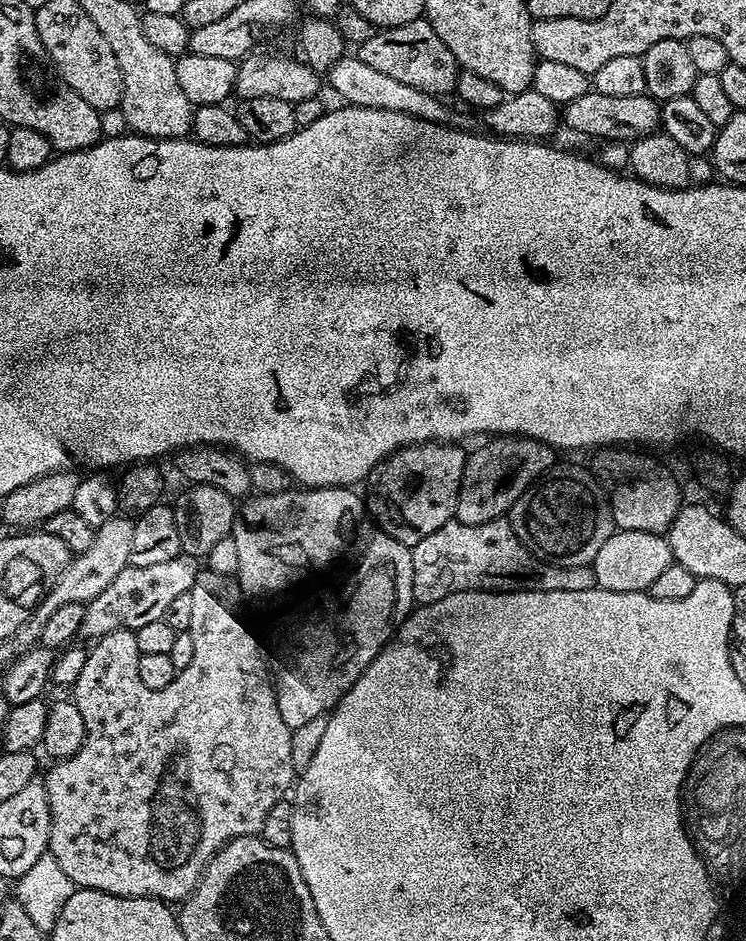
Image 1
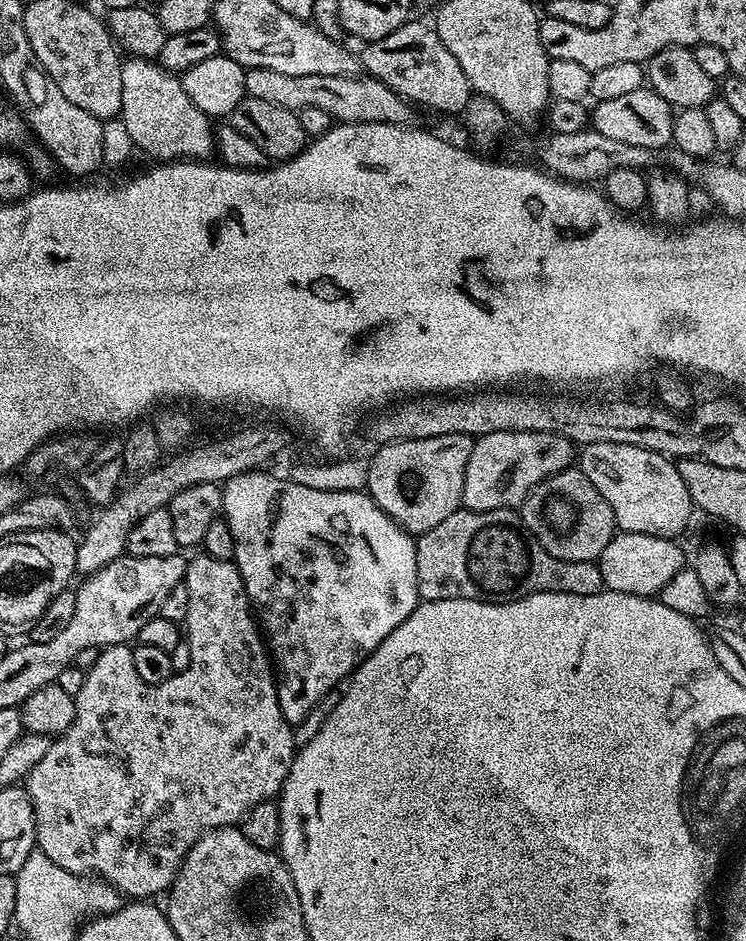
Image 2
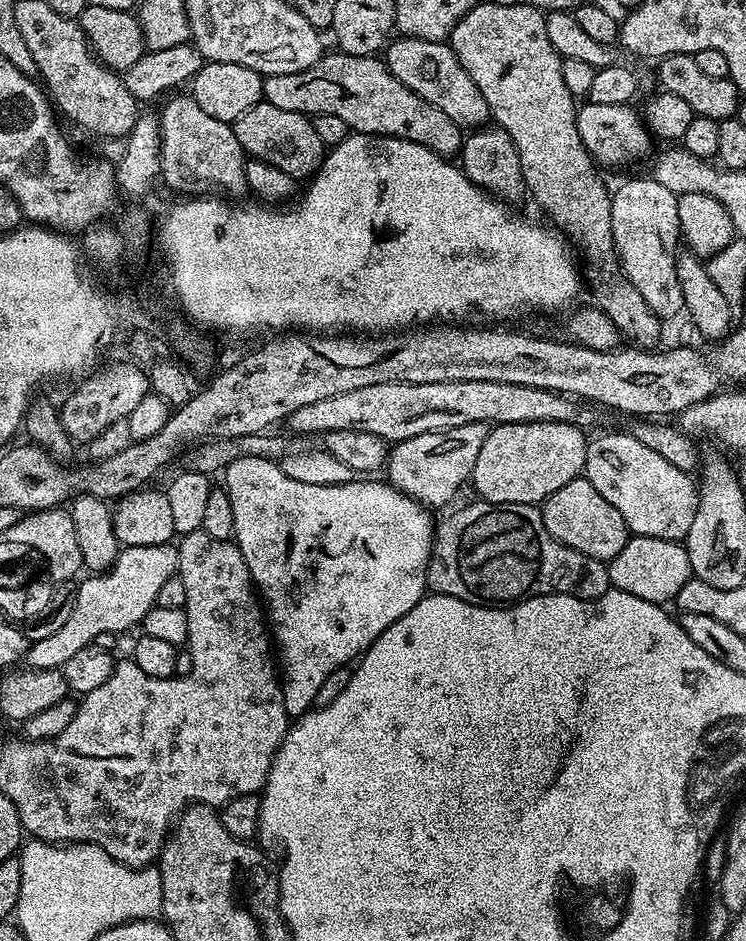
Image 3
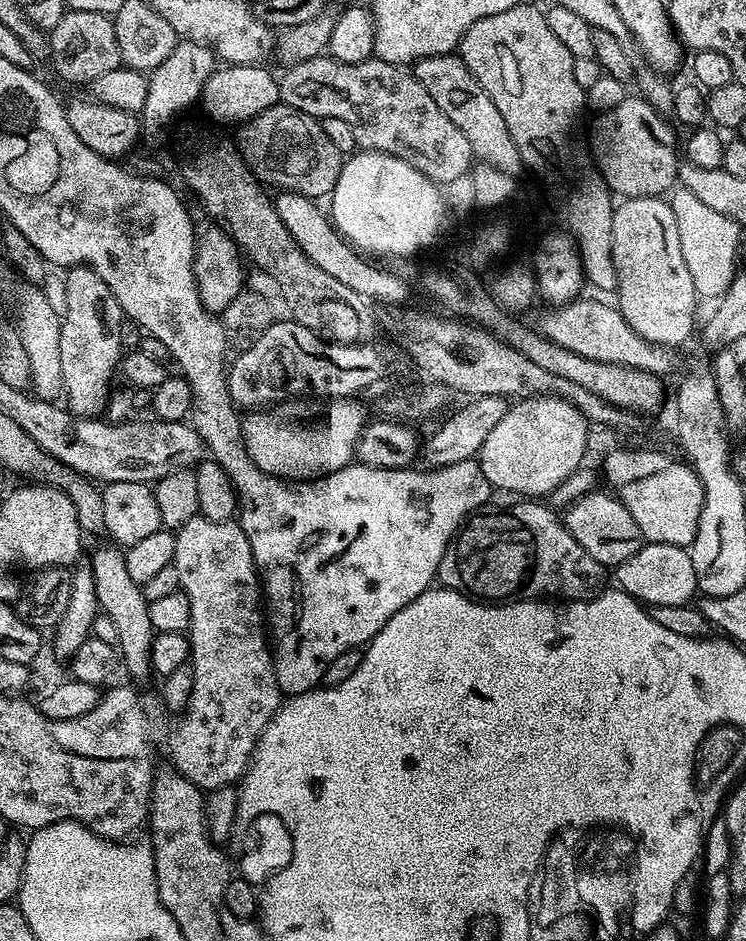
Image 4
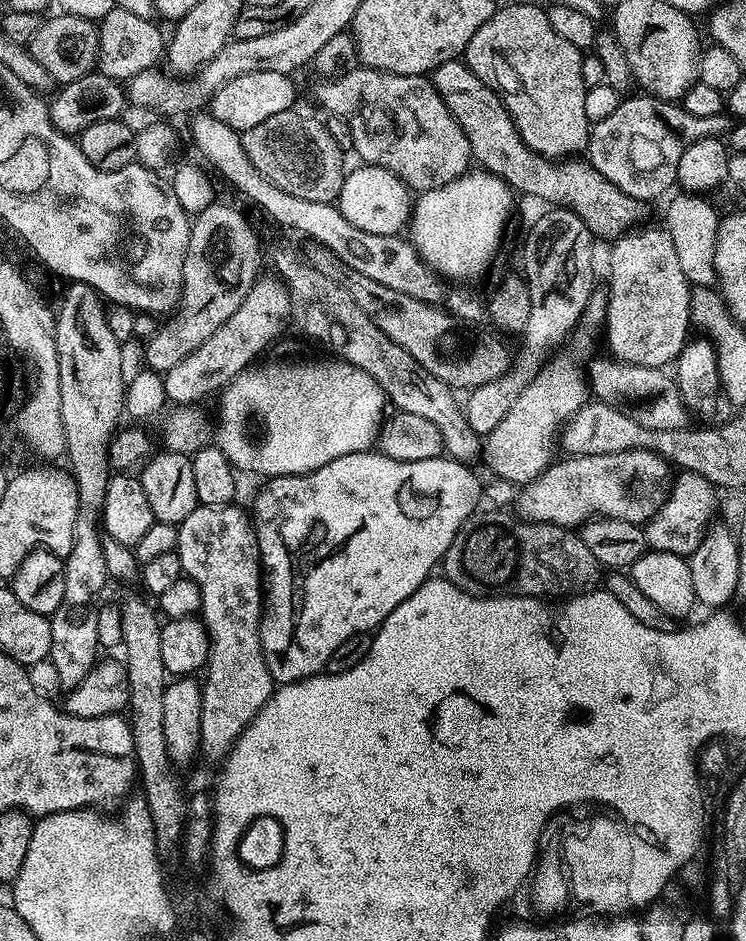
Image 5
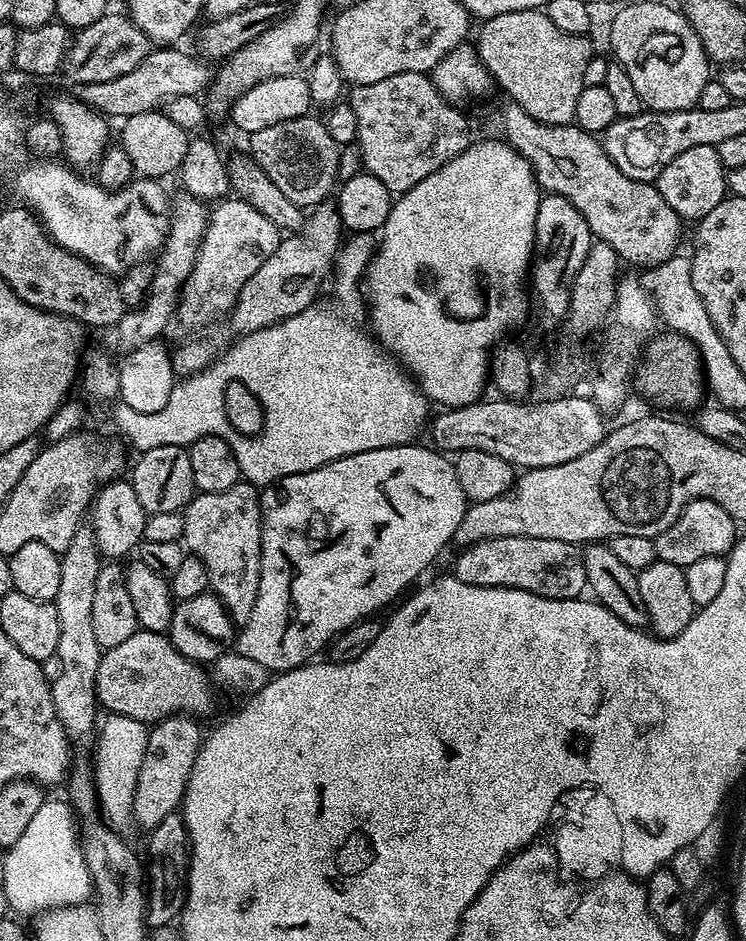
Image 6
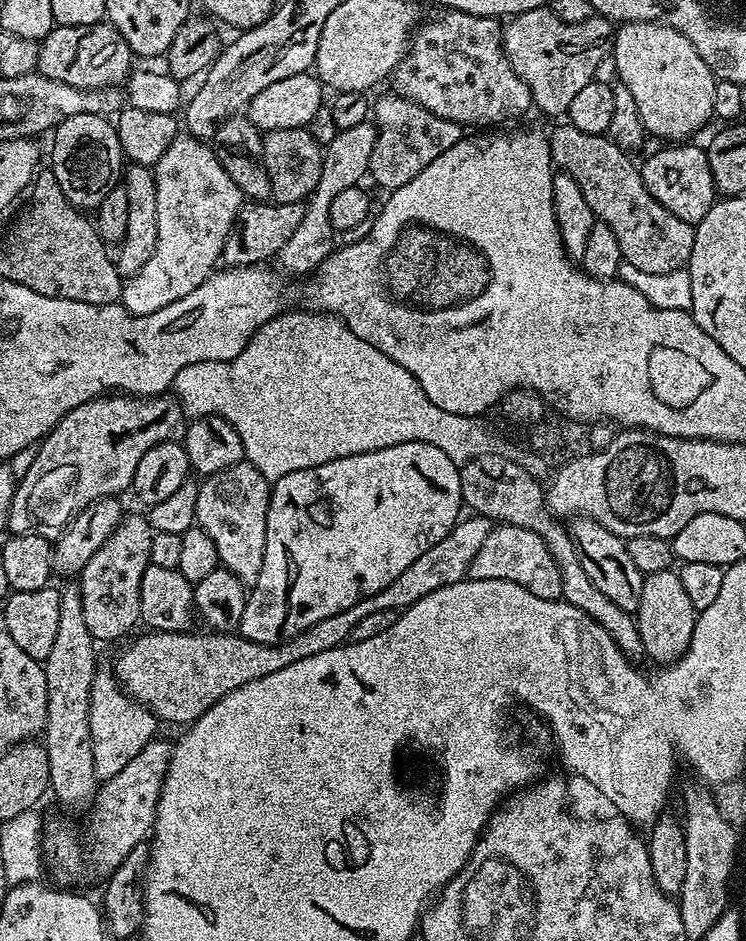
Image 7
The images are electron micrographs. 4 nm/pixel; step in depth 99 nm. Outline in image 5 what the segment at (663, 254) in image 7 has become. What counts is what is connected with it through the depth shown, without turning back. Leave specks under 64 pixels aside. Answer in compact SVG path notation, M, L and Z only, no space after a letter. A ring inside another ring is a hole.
M463 59L442 62L442 66L431 72L430 79L442 102L446 102L450 114L454 114L458 126L462 126L462 134L466 134L470 142L472 159L481 169L503 177L517 193L525 192L541 200L544 206L569 208L578 214L578 218L582 218L582 222L586 222L593 237L600 239L601 236L608 242L615 242L644 224L642 222L649 205L618 190L618 186L602 178L602 174L598 174L587 159L549 158L524 144L498 93L486 86L482 78L475 76Z

